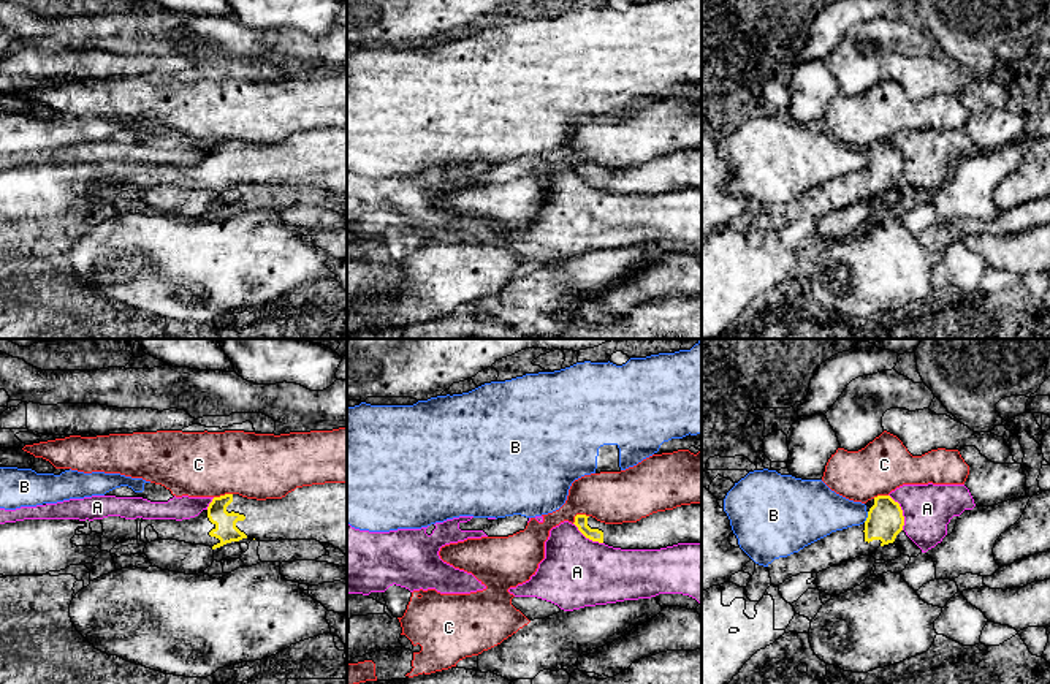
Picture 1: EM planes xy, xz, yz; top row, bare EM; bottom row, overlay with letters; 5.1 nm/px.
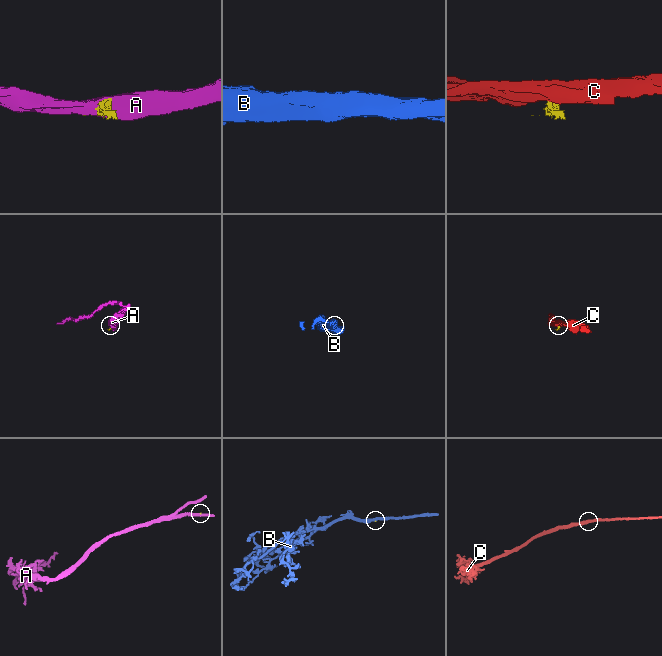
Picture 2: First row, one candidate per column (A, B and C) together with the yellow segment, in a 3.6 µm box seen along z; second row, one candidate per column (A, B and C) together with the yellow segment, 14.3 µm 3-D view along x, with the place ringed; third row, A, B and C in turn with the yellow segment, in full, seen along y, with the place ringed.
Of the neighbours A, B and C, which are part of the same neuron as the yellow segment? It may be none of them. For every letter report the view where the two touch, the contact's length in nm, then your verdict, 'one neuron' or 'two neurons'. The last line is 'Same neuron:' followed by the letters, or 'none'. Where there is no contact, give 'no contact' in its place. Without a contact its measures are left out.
A: meets yellow in yz; contact 200 nm long; two neurons
B: meets yellow in yz; contact 60 nm long; two neurons
C: meets yellow in xz; contact 100 nm long; two neurons
Same neuron: none

